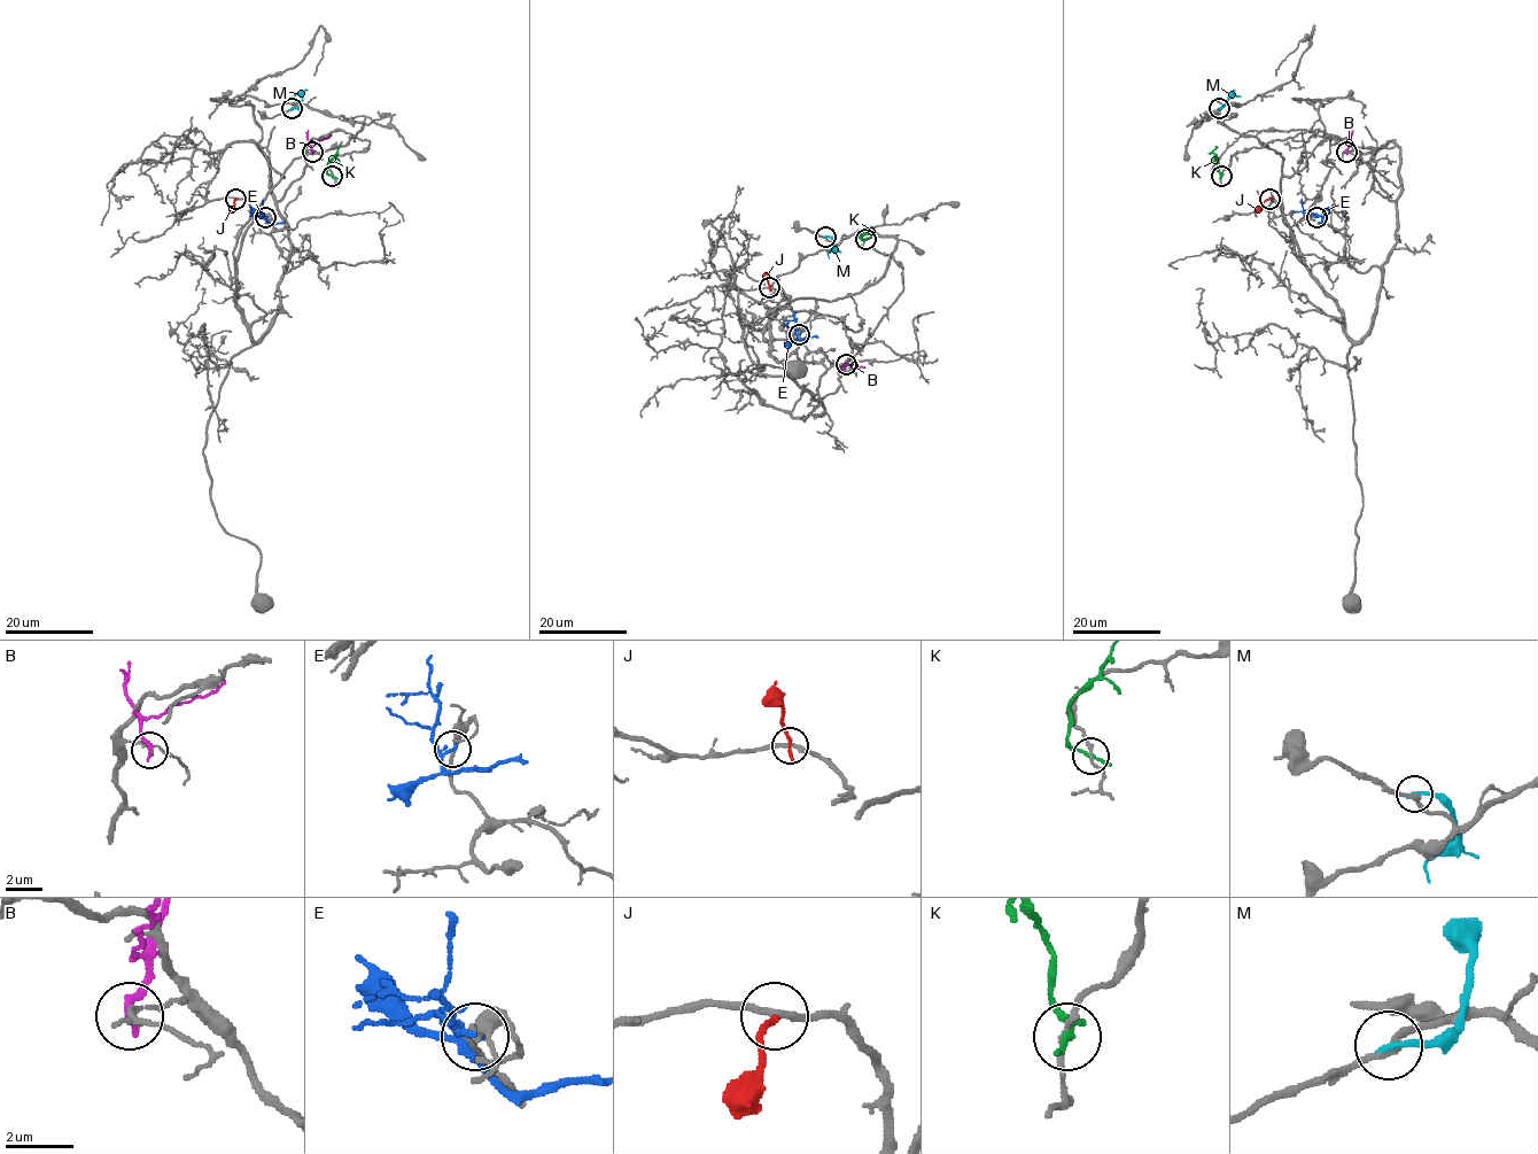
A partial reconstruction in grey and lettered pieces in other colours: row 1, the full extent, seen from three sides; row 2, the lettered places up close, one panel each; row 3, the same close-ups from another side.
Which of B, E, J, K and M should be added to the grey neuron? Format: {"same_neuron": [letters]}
{"same_neuron": []}

